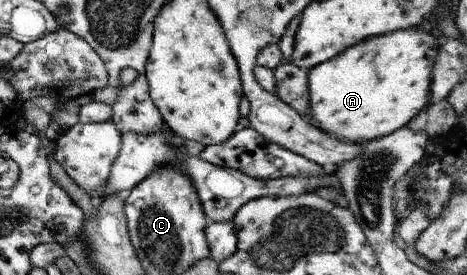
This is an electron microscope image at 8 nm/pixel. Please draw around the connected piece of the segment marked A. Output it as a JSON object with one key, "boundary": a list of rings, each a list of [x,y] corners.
{"boundary":[[[426,26],[409,27],[381,36],[371,36],[355,46],[349,46],[345,52],[323,62],[308,71],[312,126],[321,132],[347,143],[367,142],[393,134],[407,126],[421,110],[429,105],[431,94],[431,72],[435,58],[439,54],[439,43]]]}

